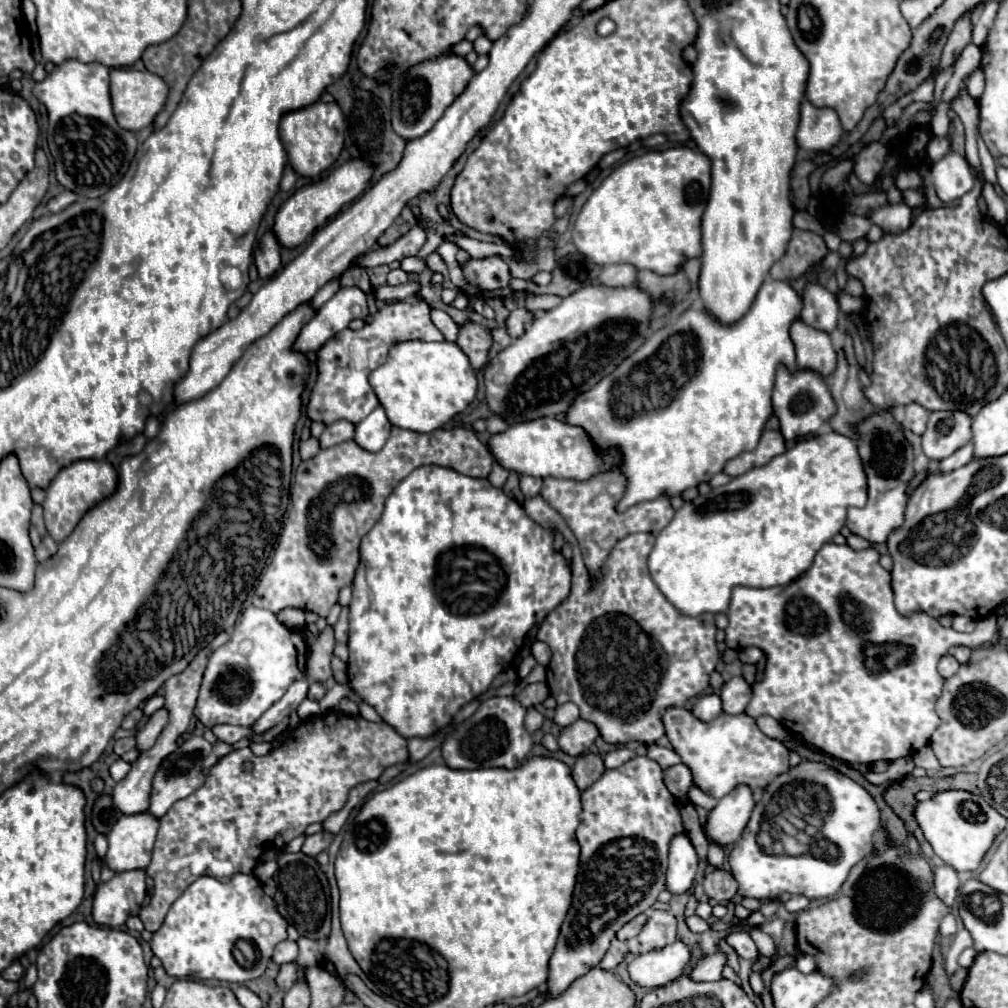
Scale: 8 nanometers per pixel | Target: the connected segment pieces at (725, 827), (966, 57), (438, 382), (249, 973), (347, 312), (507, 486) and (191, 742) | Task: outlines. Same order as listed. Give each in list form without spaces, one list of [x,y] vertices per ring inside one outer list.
[[[738,785],[708,813],[708,823],[704,829],[706,837],[720,845],[736,843],[750,819],[754,805],[752,789],[748,785]]]
[[[974,44],[965,47],[955,61],[955,71],[952,79],[946,83],[942,91],[942,101],[952,103],[954,99],[960,97],[960,91],[966,89],[966,83],[974,69],[978,69],[982,56],[982,48]]]
[[[398,341],[390,347],[388,359],[370,375],[370,385],[386,409],[392,425],[430,433],[464,411],[476,395],[476,375],[466,353],[450,341]]]
[[[236,873],[228,881],[218,881],[214,877],[196,879],[170,907],[162,927],[152,935],[150,947],[156,957],[160,957],[164,969],[172,977],[190,979],[218,979],[226,983],[244,983],[256,979],[264,973],[274,947],[288,937],[288,921],[280,915],[278,905],[268,897],[254,875]]]
[[[342,287],[328,303],[322,305],[318,315],[304,325],[304,333],[294,345],[298,351],[316,351],[336,333],[348,327],[352,319],[366,319],[368,305],[366,295],[358,287]]]
[[[510,471],[510,477],[508,477],[508,481],[504,483],[504,491],[506,491],[506,495],[510,495],[514,501],[518,501],[520,505],[524,503],[524,497],[522,497],[522,493],[520,493],[520,485],[518,485],[518,479],[520,479],[520,473],[516,473],[516,471]]]
[[[192,735],[188,741],[184,741],[174,753],[170,753],[158,767],[154,779],[152,779],[152,791],[150,791],[150,807],[148,813],[156,819],[160,819],[176,801],[188,797],[190,793],[194,793],[202,783],[204,783],[204,775],[202,775],[202,761],[204,757],[208,757],[212,751],[212,745],[200,737],[200,735]]]

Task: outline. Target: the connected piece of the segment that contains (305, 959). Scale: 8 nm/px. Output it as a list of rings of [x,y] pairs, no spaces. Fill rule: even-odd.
[[[300,937],[298,939],[298,957],[296,957],[296,963],[300,967],[314,967],[322,961],[322,945],[324,941],[312,941],[312,939],[306,939],[306,937]]]

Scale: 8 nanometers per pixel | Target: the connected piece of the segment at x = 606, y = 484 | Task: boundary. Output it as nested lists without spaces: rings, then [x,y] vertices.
[[[604,471],[602,475],[594,475],[590,481],[544,477],[544,485],[542,485],[540,495],[544,497],[544,501],[552,509],[556,509],[564,517],[570,531],[576,535],[580,549],[582,549],[584,563],[590,569],[594,579],[600,579],[600,575],[596,575],[596,573],[600,571],[600,567],[602,567],[604,559],[608,557],[608,553],[612,551],[612,547],[622,537],[626,537],[630,533],[658,535],[658,531],[662,531],[662,527],[666,527],[666,523],[670,523],[670,519],[674,515],[668,495],[660,495],[654,501],[638,503],[638,505],[626,509],[624,513],[616,511],[618,501],[624,497],[626,485],[628,485],[626,475],[618,473],[618,471]]]

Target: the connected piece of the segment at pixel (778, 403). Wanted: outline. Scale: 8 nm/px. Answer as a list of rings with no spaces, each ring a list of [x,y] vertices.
[[[786,367],[778,369],[774,395],[772,395],[772,405],[774,405],[774,415],[780,419],[780,431],[782,431],[784,439],[788,439],[788,441],[792,441],[796,437],[816,433],[818,427],[822,423],[826,423],[836,411],[834,399],[828,393],[828,387],[826,387],[822,377],[818,377],[812,371],[790,373]]]

